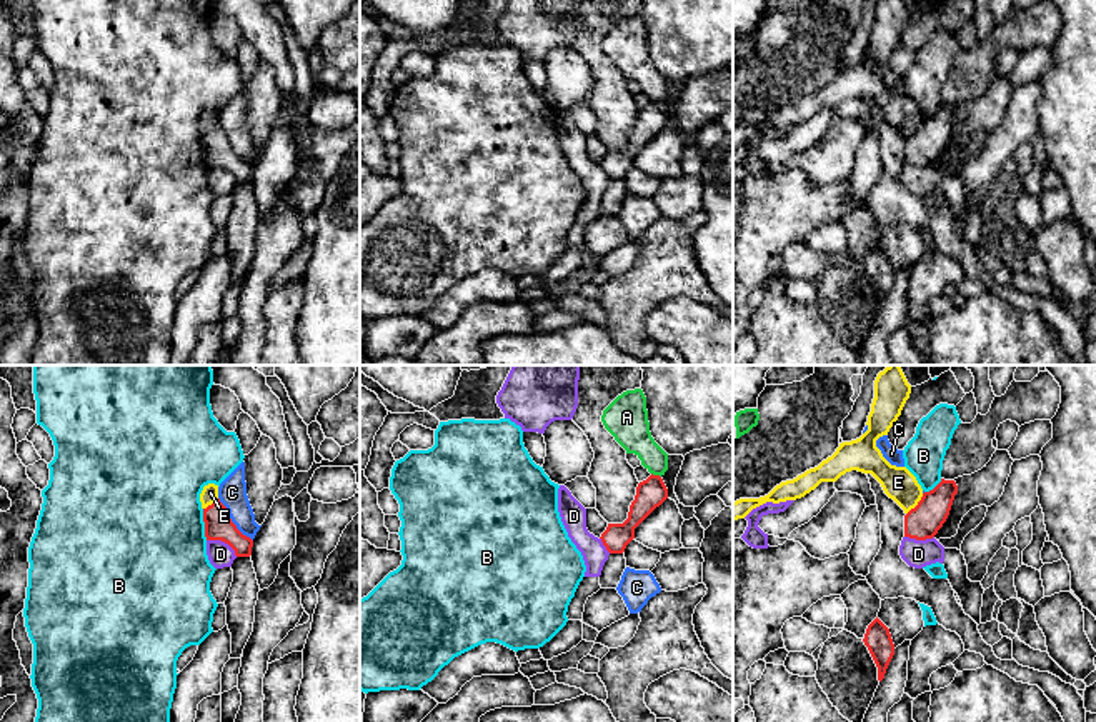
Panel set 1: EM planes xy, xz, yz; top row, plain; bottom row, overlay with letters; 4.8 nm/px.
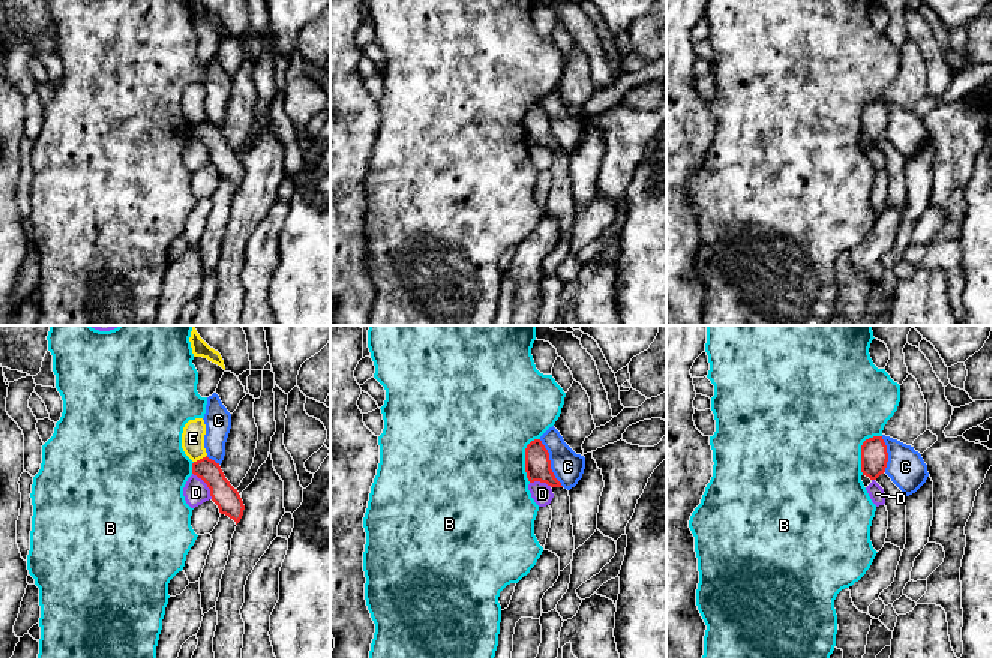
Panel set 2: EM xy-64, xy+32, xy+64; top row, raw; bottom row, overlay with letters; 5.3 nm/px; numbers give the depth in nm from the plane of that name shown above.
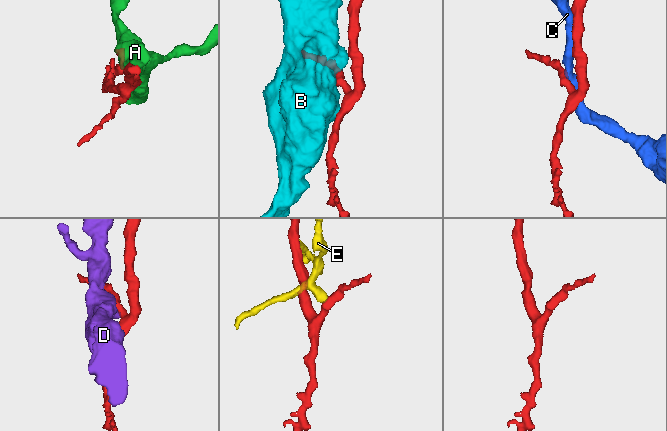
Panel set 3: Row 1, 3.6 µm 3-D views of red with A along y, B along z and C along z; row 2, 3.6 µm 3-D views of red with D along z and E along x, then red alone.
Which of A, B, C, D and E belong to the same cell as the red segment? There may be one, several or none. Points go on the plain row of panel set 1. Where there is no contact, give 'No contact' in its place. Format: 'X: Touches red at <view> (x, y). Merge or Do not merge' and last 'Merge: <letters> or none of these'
A: Touches red at xz (657, 102). Do not merge
B: Touches red at xy (205, 150). Do not merge
C: Touches red at xy (230, 147). Do not merge
D: Touches red at xy (224, 167). Do not merge
E: Touches red at yz (918, 130). Do not merge
Merge: none of these

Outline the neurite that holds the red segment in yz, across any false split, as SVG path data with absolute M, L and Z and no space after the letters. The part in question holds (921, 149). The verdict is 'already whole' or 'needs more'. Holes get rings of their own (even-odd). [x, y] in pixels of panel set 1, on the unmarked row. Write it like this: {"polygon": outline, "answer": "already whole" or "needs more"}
{"polygon": "M944 105L933 117L924 118L918 132L904 142L904 163L933 165L946 148L956 120L956 108Z", "answer": "already whole"}

